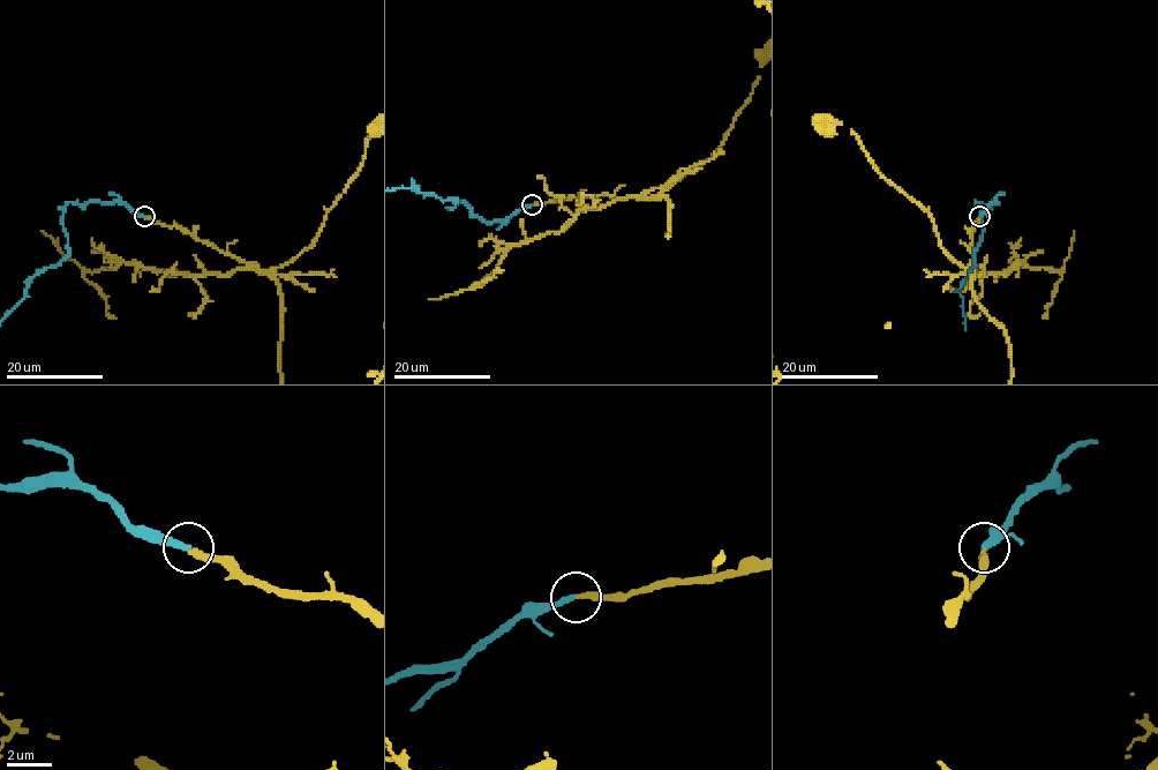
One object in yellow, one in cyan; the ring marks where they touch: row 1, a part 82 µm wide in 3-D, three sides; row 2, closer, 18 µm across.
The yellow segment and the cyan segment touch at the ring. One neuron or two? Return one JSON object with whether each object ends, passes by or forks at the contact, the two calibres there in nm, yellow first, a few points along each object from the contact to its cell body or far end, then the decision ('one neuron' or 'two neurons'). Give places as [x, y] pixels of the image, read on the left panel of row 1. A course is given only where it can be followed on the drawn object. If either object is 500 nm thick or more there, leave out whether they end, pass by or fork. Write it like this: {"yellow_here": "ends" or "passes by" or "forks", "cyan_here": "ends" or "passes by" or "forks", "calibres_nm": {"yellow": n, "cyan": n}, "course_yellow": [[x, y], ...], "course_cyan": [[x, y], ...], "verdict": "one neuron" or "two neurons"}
{"yellow_here": "ends", "cyan_here": "ends", "calibres_nm": {"yellow": 280, "cyan": 280}, "course_yellow": [[144, 217], [178, 225], [262, 271], [279, 268], [313, 243], [359, 170], [371, 124]], "course_cyan": [[144, 216], [120, 202], [68, 202], [62, 227], [68, 254], [34, 276], [22, 299]], "verdict": "one neuron"}

